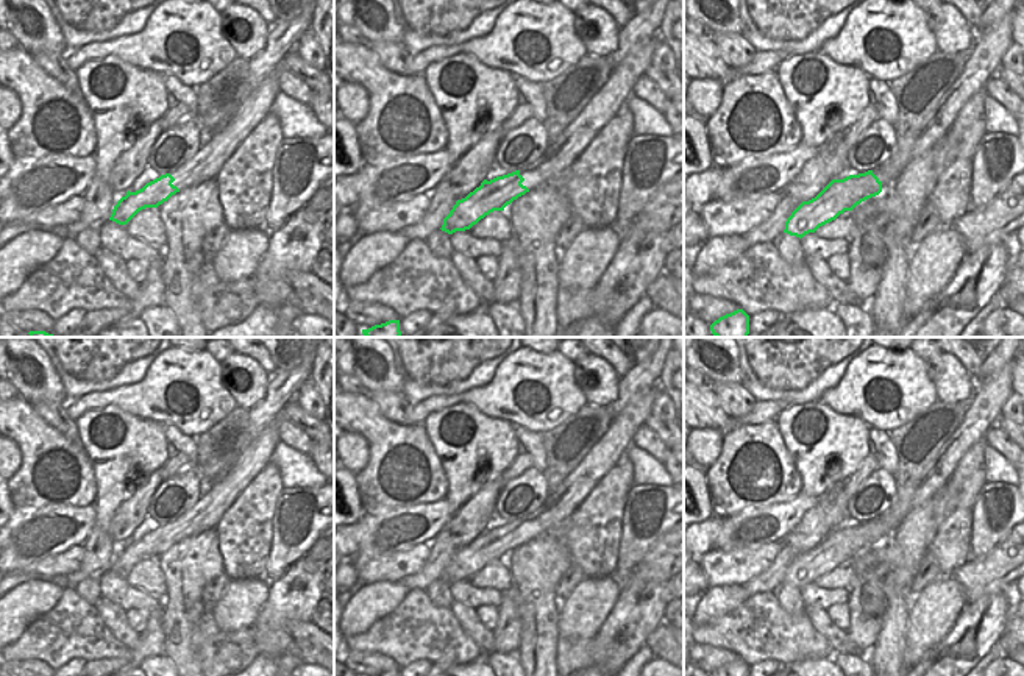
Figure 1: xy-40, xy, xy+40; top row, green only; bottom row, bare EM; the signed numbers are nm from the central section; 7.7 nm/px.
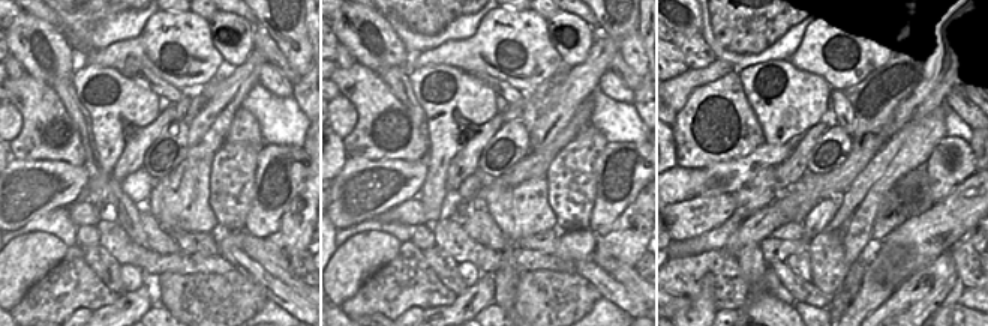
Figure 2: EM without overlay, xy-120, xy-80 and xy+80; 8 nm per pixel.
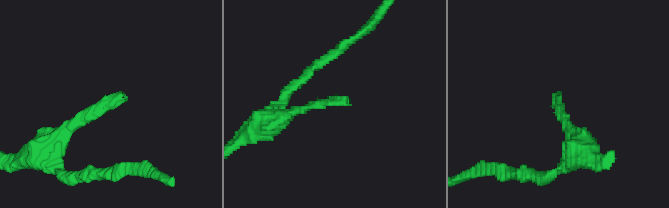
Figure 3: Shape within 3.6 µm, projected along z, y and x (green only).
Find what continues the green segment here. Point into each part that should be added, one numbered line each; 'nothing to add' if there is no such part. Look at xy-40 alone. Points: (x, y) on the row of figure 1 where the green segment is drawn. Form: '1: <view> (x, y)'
1: xy-40 (205, 164)

